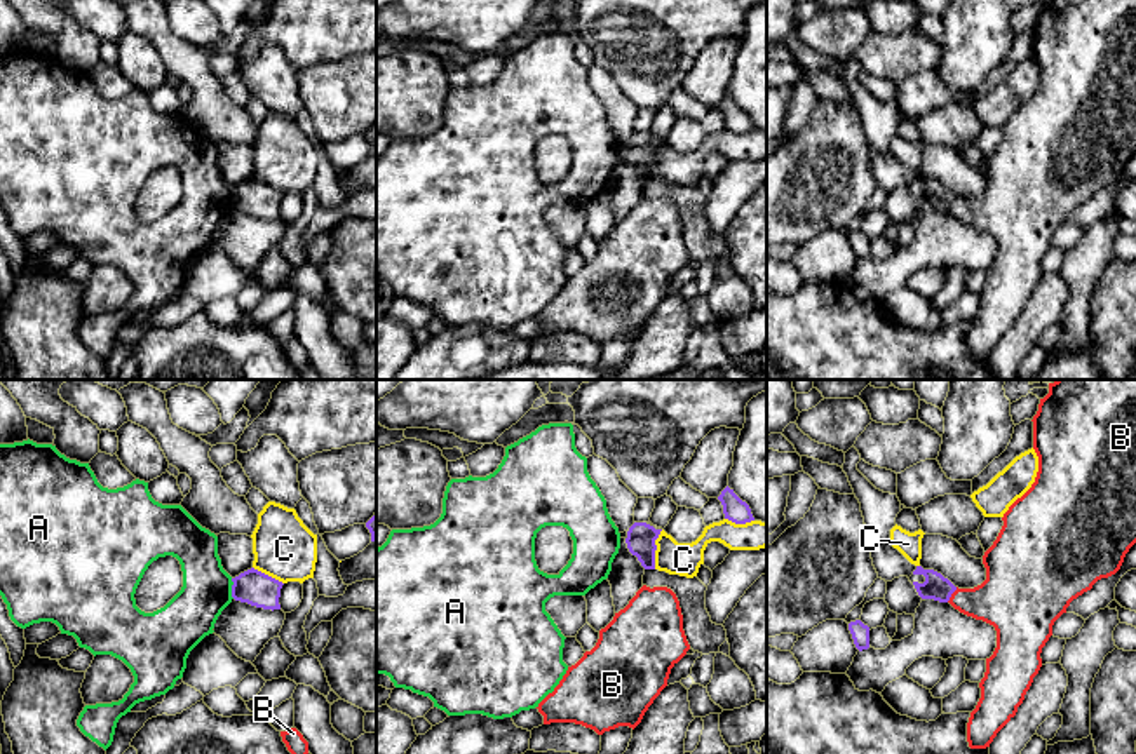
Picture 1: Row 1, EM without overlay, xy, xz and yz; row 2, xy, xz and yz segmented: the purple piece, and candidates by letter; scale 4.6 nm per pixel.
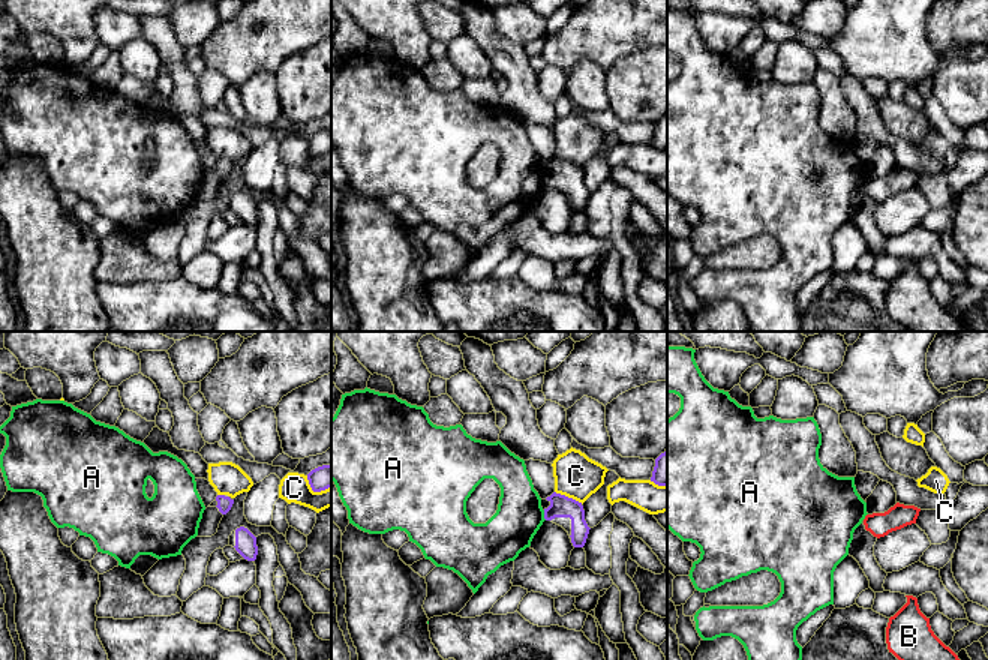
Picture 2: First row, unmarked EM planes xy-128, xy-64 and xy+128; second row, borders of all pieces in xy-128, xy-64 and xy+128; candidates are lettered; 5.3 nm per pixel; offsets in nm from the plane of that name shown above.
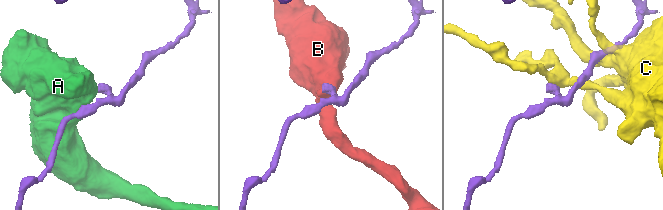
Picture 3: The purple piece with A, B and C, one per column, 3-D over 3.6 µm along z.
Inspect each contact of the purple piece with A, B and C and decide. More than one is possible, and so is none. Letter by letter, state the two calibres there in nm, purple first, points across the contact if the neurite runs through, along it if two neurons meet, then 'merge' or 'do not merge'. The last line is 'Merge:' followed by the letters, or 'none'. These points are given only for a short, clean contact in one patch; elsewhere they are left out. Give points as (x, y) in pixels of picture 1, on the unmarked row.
A: calibres 160 and 240 nm; border xy (230, 188), (234, 208); do not merge
B: calibres 120 and 260 nm; border yz (957, 197), (946, 211); do not merge
C: calibres 130 and 150 nm; do not merge
Merge: none

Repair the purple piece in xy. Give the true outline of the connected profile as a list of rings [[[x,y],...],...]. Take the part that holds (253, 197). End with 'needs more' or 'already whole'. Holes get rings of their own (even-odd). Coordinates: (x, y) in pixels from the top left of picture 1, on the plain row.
[[[251,178],[232,188],[232,207],[263,219],[281,219],[282,192]]] | already whole

